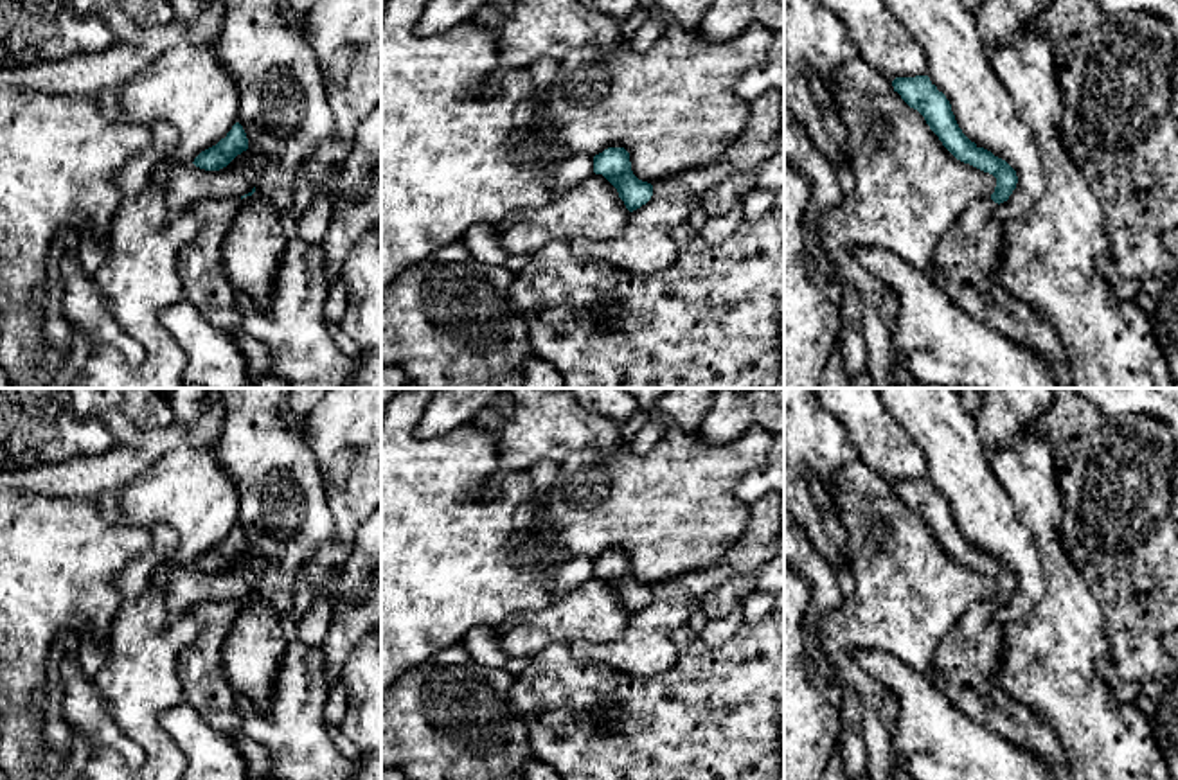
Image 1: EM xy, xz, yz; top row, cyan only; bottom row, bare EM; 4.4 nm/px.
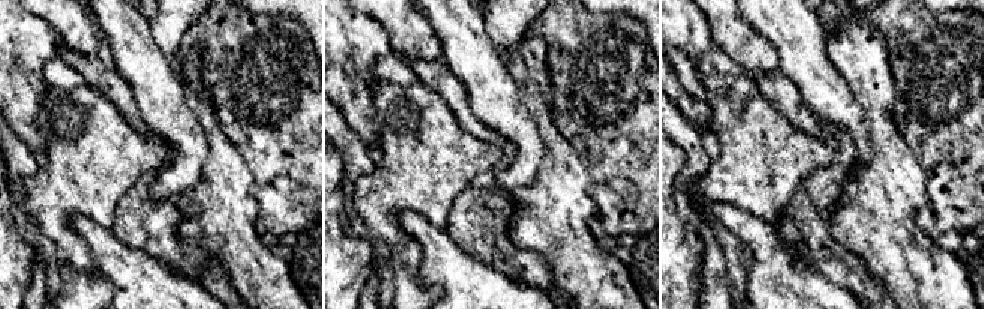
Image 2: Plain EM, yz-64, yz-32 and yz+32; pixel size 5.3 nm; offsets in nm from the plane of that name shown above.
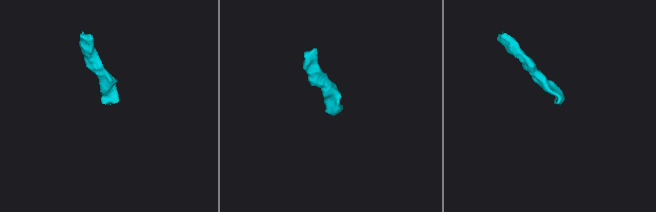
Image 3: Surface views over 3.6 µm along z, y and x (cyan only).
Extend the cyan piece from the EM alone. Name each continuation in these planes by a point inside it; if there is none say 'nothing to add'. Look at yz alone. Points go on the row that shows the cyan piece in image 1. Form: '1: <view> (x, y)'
1: yz (964, 265)

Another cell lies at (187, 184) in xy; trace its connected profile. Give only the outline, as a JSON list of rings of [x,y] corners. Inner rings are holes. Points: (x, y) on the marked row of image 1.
[[[250,147],[219,171],[194,164],[174,164],[167,169],[165,201],[169,216],[180,216],[196,203],[214,198],[241,198],[257,183],[268,160]]]

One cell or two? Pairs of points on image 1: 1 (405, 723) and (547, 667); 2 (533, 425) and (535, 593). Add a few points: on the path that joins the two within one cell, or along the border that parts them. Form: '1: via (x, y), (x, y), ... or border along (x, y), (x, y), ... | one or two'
1: border along (515, 676), (509, 701), (526, 721) | two
2: border along (527, 469), (506, 475) | two

